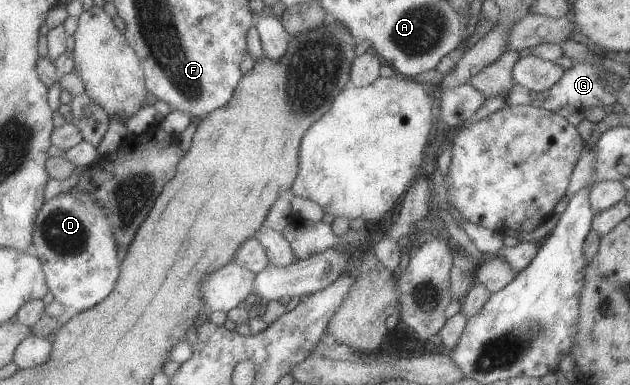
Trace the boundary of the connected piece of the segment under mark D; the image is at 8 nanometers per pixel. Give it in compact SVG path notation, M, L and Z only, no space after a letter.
M72 188L66 194L47 200L37 212L32 233L31 252L39 260L48 292L62 306L72 306L78 312L92 308L102 302L113 291L115 278L120 270L115 245L108 220L98 203L88 194Z

